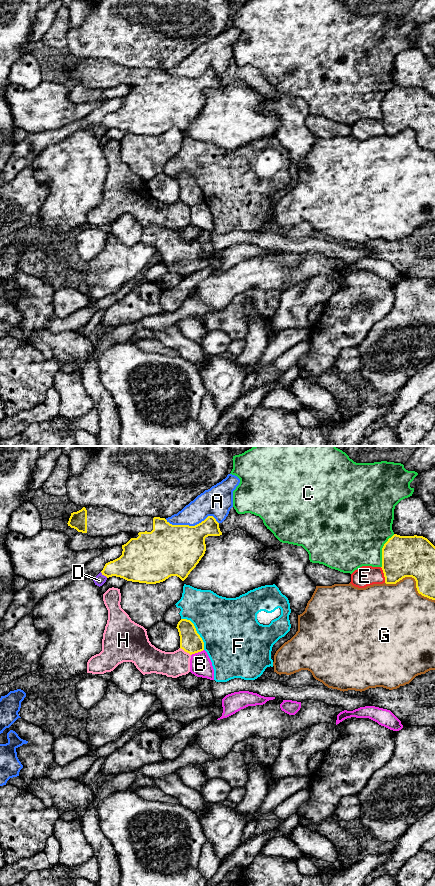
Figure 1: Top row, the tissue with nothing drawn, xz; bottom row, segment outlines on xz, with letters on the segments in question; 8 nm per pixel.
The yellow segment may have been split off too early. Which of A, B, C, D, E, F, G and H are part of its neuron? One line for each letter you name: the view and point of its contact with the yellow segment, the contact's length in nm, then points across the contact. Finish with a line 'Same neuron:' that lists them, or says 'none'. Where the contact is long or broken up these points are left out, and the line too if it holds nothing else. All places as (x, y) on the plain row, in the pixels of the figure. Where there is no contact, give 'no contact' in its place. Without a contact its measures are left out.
Same neuron: none

